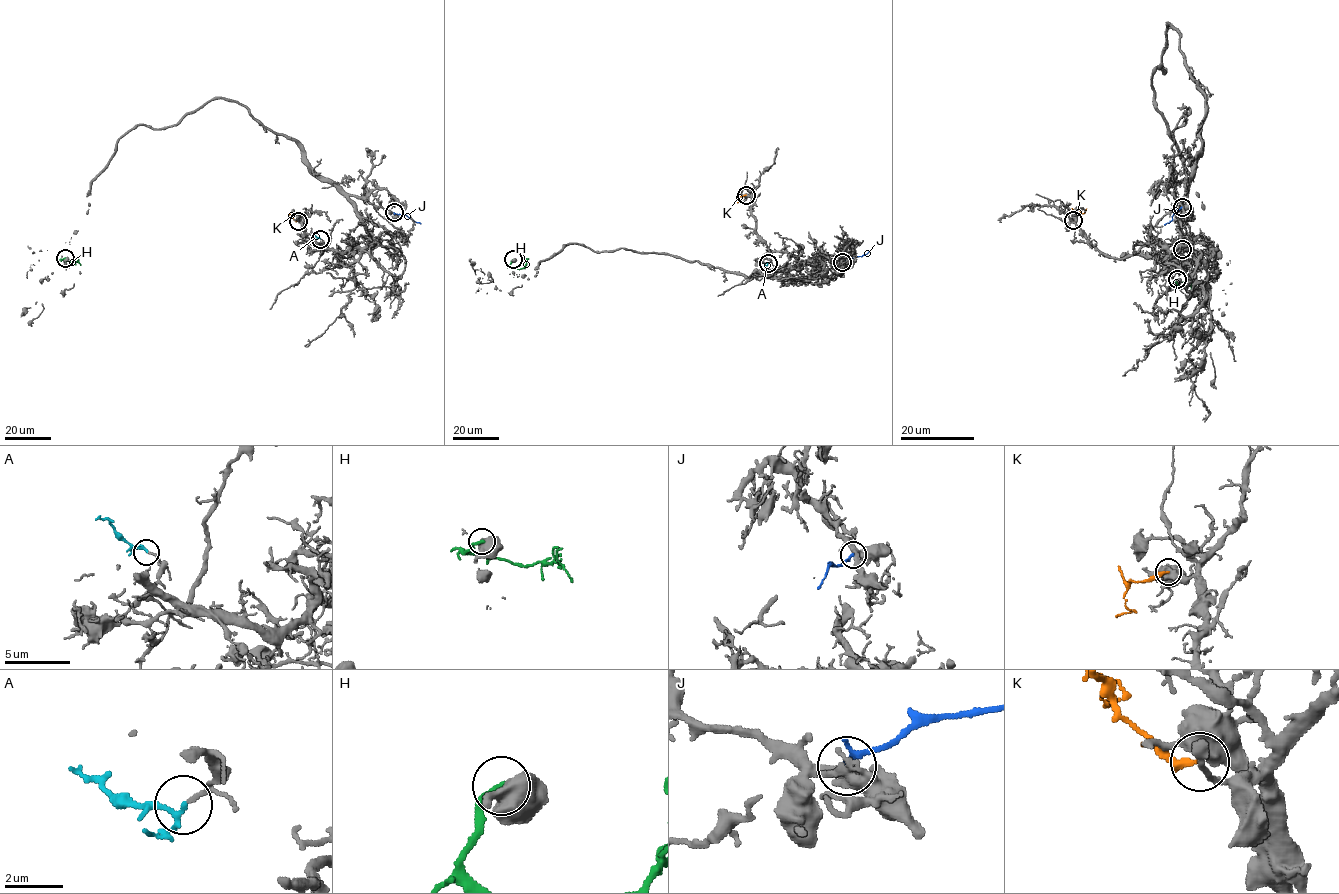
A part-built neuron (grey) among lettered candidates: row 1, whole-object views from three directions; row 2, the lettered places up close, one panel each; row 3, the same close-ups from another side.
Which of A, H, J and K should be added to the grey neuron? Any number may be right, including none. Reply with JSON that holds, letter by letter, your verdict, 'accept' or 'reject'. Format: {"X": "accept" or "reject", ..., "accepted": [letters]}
{"A": "accept", "H": "reject", "J": "reject", "K": "reject", "accepted": ["A"]}

